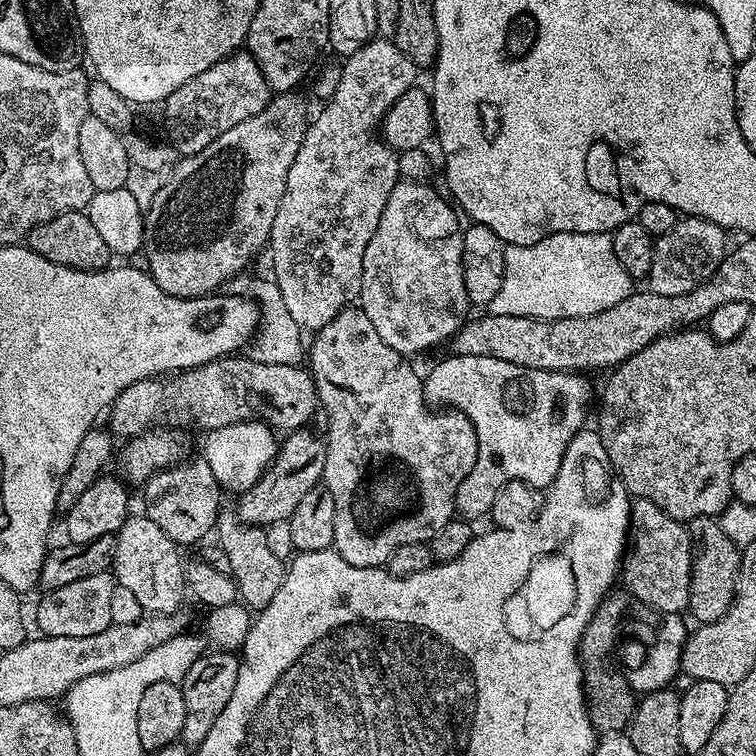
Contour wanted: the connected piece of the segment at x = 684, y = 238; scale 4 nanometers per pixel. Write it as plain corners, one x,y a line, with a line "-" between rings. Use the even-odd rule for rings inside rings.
697,216
677,219
674,230
655,237
654,262
646,278
647,287
663,296
677,296
705,284
725,258
724,236
725,229
709,220

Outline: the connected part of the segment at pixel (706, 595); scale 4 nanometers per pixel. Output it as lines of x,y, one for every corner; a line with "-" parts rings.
703,516
687,521
692,539
692,577
687,611
697,625
713,624
730,610
736,597
736,581
740,579
740,554
742,548
726,536
726,531
715,516

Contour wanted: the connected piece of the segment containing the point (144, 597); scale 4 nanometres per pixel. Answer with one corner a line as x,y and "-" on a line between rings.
136,514
129,515
128,521
120,528
119,532
115,533
116,538
116,549
114,550
114,558
112,559
111,571
114,573
116,578
116,583
119,587
125,588
126,590
131,590
134,593
134,598
138,598
138,602
140,605
144,607
145,613
155,614
158,616
170,616
181,611
180,603
183,600
186,600
186,585
184,582
184,565
185,561
183,559
180,560
180,552
181,549
178,545
173,542
170,537
168,537
164,531
162,530
162,526
157,526
156,523
147,515
140,514
140,516
136,516

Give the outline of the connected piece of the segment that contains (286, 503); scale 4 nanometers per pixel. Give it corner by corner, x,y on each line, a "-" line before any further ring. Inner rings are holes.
297,430
287,433
279,441
276,457
266,471
244,492
239,493
240,506
235,513
243,524
267,526
274,522
288,520
298,507
298,502
308,491
314,490
324,479
326,466
326,446
324,440
312,430

